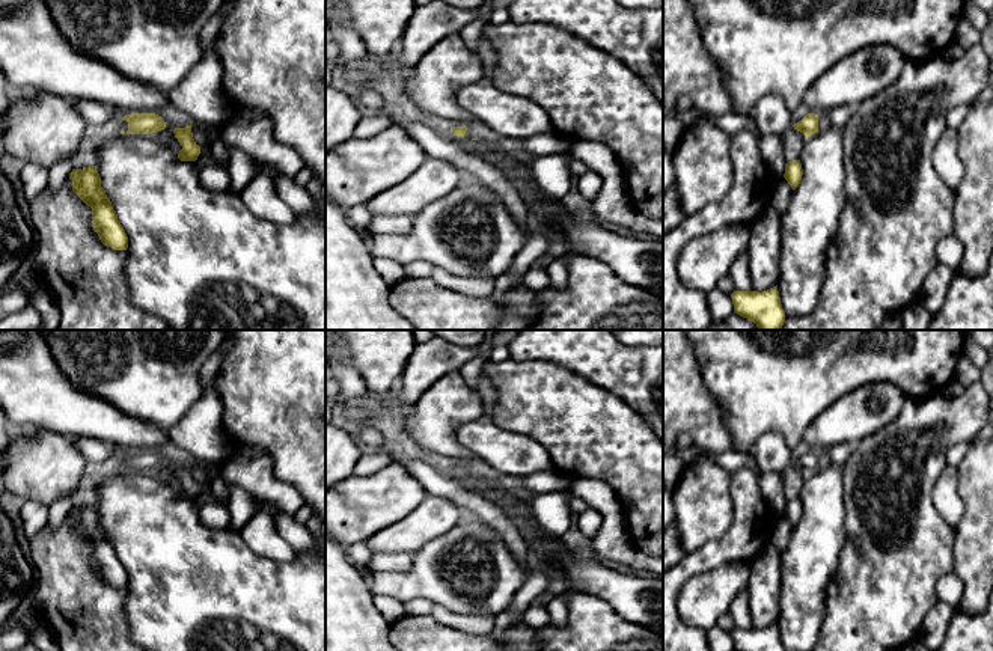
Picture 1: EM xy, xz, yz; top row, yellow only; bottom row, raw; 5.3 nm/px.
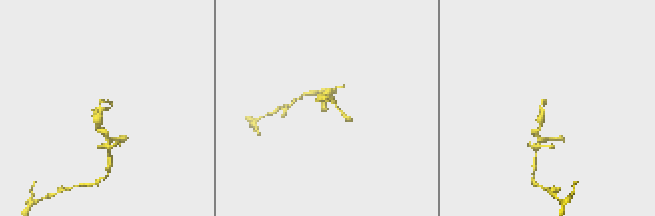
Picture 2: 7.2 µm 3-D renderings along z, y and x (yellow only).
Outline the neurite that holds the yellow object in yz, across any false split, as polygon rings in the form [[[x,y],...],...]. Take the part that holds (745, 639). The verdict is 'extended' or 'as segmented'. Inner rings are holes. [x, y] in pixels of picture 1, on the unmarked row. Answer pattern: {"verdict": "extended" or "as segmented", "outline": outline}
{"verdict": "as segmented", "outline": [[[778,622],[758,628],[734,628],[731,631],[734,651],[785,651],[781,642]]]}

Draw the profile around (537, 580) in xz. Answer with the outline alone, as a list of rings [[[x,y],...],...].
[[[538,556],[538,564],[529,571],[521,589],[514,595],[511,609],[511,625],[523,621],[523,616],[533,600],[545,591],[548,582],[556,576],[553,564],[542,556]]]

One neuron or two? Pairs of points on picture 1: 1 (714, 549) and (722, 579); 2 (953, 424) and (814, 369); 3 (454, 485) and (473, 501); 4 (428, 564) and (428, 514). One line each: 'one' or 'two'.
1: two
2: two
3: one
4: two

